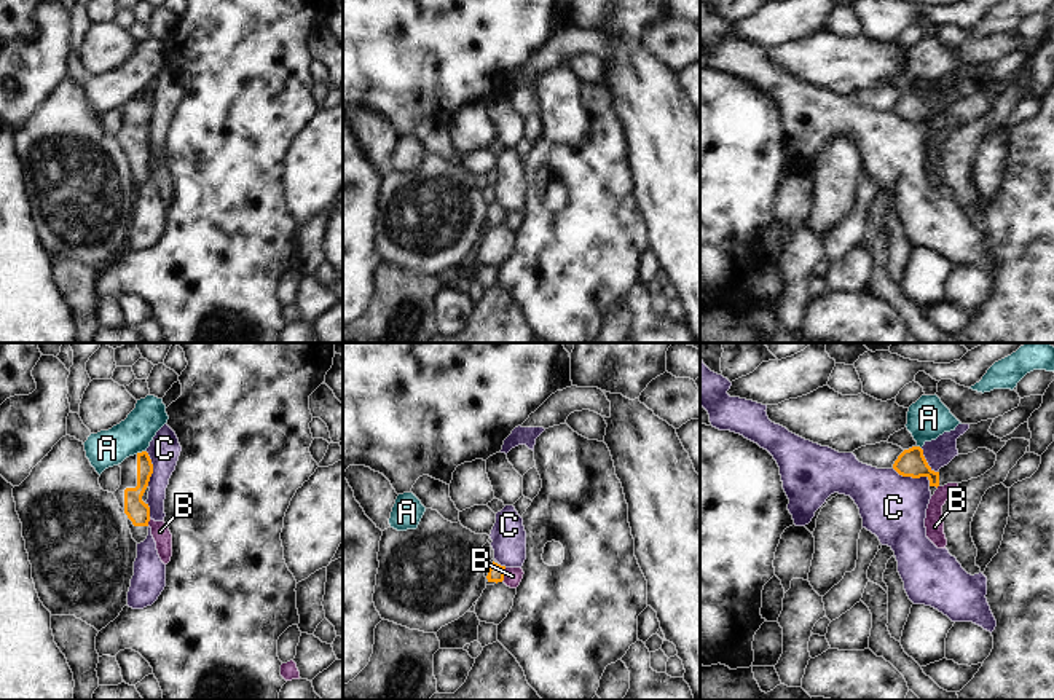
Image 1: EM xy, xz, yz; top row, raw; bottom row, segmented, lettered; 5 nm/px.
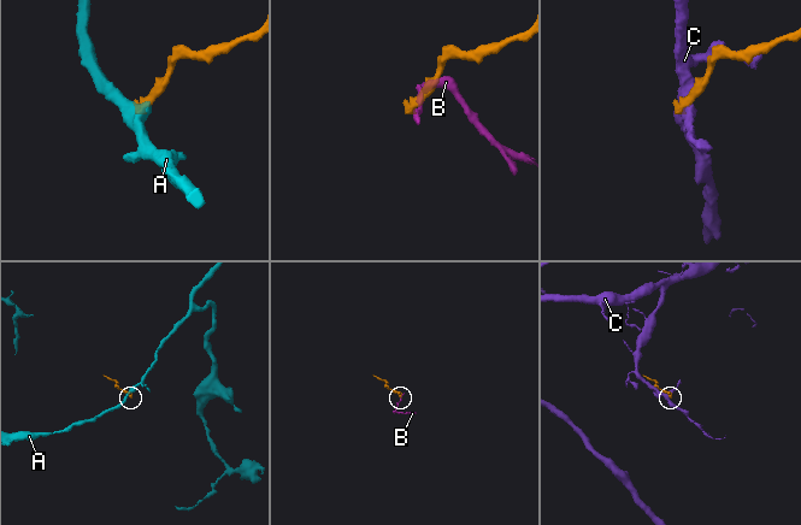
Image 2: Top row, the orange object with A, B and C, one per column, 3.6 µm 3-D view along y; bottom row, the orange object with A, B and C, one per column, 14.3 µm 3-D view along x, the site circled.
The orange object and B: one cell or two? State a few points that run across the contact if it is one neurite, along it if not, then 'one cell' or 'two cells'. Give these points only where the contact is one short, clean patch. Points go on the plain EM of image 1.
line xz (506, 211), (501, 224); two cells

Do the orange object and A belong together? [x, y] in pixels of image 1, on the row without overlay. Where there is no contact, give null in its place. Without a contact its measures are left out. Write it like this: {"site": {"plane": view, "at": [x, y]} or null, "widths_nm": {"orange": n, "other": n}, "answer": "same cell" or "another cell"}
{"site": {"plane": "xy", "at": [142, 94]}, "widths_nm": {"orange": 100, "other": 190}, "answer": "another cell"}

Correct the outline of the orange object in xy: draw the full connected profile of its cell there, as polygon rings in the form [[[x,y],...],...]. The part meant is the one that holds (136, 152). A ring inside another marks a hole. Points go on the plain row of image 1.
[[[142,94],[126,100],[120,110],[121,128],[113,137],[126,156],[132,182],[140,187],[148,179],[150,150],[147,142],[153,107],[148,96]]]

